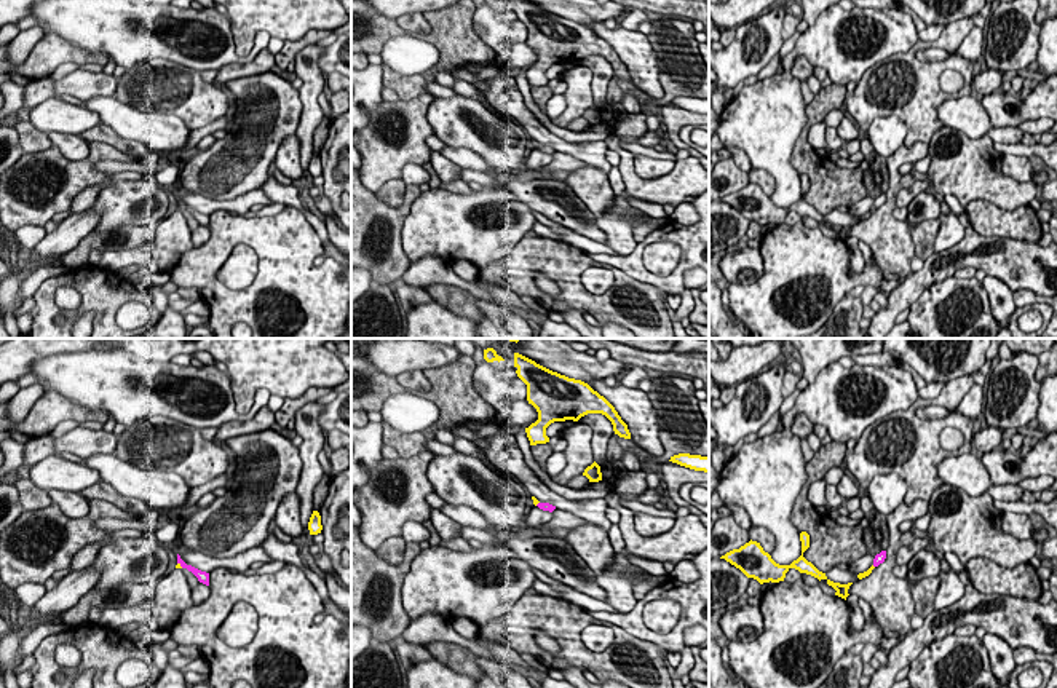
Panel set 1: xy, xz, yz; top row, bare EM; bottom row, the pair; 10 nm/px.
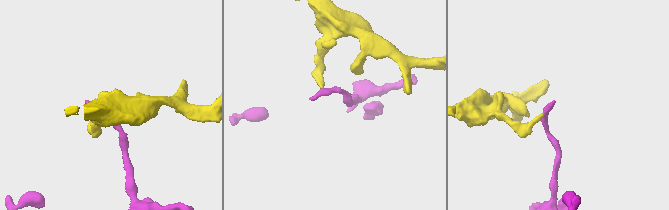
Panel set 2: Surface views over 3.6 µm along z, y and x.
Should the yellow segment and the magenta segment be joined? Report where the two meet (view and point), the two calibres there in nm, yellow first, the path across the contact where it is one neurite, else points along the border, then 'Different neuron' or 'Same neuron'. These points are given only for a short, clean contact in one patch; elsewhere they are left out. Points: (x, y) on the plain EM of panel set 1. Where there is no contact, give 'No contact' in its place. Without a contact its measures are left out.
Touches yellow at xy (179, 208). Thickness 50 nm (yellow) against 100 nm. Boundary: xy (178, 205), (182, 209). Different neuron

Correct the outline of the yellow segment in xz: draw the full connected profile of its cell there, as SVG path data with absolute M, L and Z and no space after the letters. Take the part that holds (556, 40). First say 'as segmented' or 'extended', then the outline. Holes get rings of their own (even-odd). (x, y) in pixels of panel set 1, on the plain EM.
as segmented | M514 0L514 10L517 11L517 19L527 27L528 46L532 46L538 54L538 62L525 70L530 88L549 85L546 70L551 65L565 62L578 64L588 56L605 57L612 64L615 77L624 81L631 81L627 67L621 62L615 49L588 26L552 14L528 0Z

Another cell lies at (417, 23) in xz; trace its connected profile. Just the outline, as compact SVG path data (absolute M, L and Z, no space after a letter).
M410 13L410 14L399 16L396 22L402 30L407 32L415 32L423 35L431 34L431 24L426 21L423 13Z

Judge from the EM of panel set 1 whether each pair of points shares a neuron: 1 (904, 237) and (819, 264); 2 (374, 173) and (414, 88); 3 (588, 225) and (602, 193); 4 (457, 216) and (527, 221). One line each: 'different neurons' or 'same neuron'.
1: different neurons
2: different neurons
3: different neurons
4: same neuron

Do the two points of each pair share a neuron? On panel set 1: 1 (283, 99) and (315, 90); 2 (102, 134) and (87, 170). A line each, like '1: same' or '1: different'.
1: different
2: different

